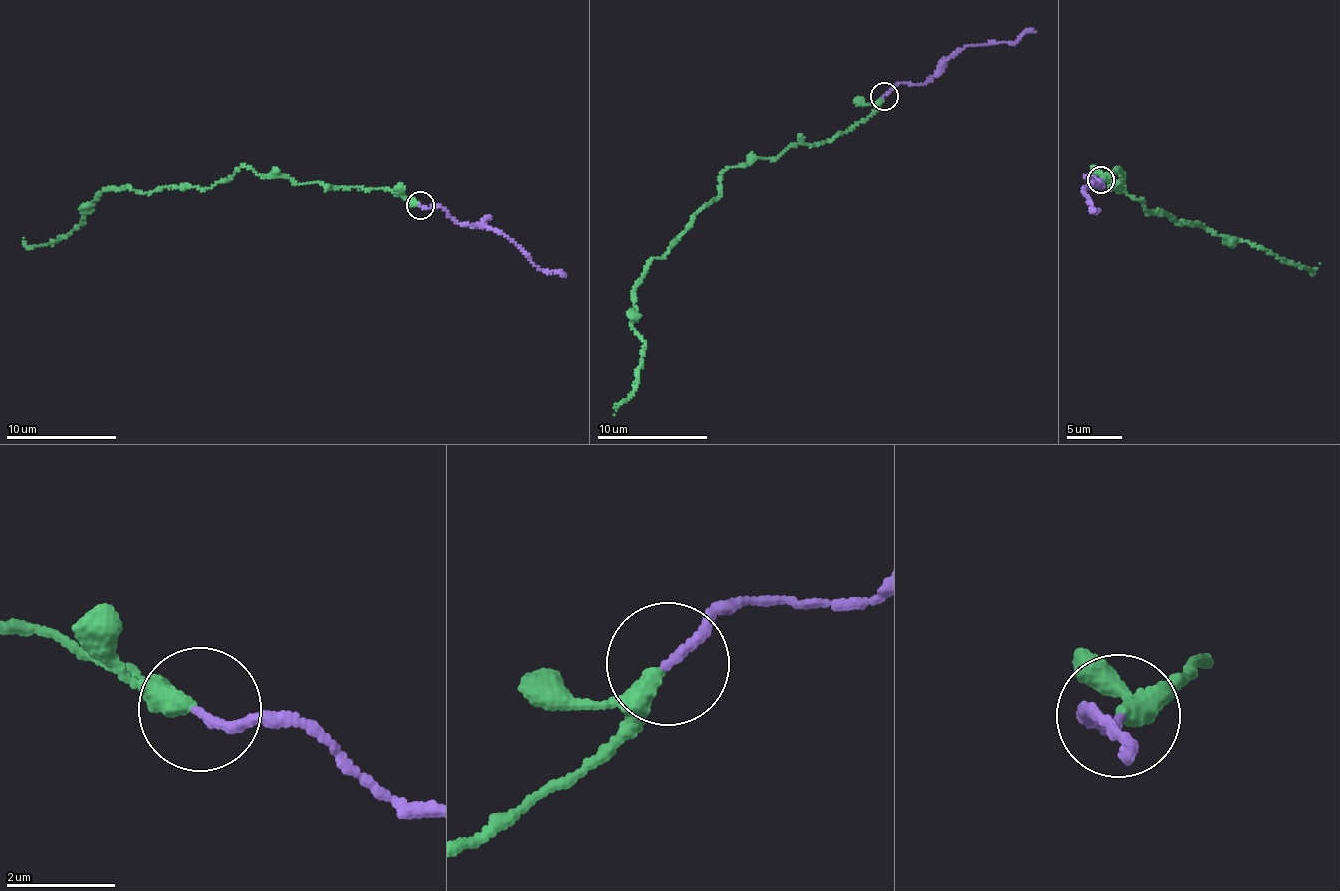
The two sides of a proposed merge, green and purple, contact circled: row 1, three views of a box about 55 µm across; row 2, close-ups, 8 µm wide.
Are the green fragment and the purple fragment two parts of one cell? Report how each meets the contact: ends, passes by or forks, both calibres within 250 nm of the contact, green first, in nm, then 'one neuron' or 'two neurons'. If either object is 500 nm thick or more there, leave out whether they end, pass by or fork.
green passes by; purple ends; calibres 280 and 180 nm; one neuron

